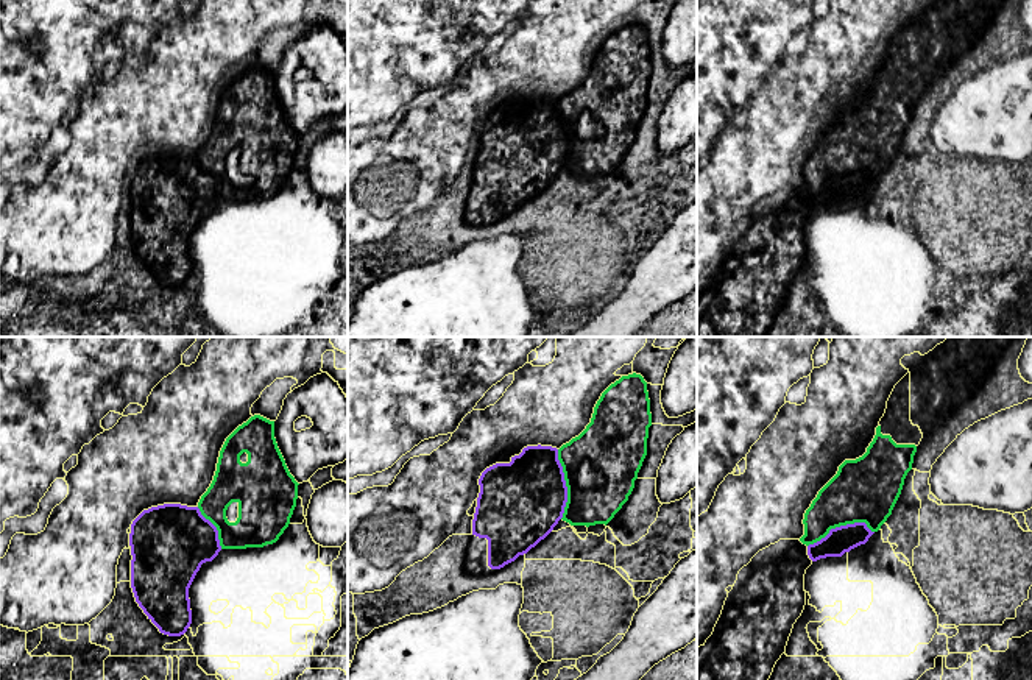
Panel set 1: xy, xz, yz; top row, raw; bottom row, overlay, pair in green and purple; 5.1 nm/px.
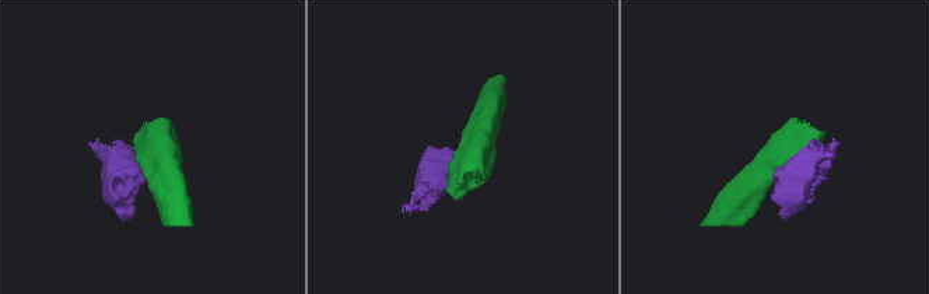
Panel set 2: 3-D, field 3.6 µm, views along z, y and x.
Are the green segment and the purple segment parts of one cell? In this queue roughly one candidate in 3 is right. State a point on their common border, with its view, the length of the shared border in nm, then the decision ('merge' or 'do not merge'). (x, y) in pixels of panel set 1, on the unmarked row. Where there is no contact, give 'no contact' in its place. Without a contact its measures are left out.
meets green in xz at (566, 134); contact 360 nm long; merge

